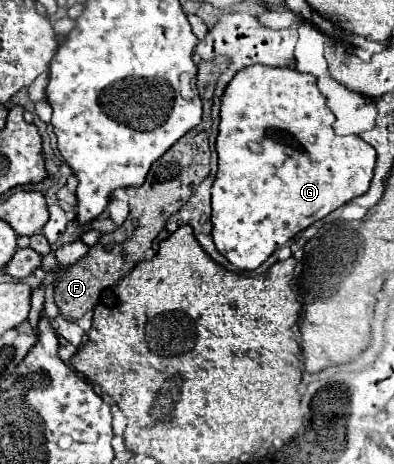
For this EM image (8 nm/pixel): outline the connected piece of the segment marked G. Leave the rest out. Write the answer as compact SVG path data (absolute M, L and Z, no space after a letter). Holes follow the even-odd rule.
M254 65L254 67L246 67L242 71L238 71L234 75L234 79L228 83L224 97L222 97L222 109L220 109L220 133L216 139L216 151L218 151L218 175L212 187L212 239L216 249L240 271L250 271L256 269L258 265L262 265L278 247L282 247L288 239L292 239L296 233L304 231L306 227L310 227L314 221L326 217L328 213L332 213L334 209L342 207L344 203L348 203L354 197L360 197L362 193L368 191L370 179L372 179L372 171L374 171L374 163L376 163L376 151L374 147L370 147L368 143L364 143L358 135L336 135L332 129L334 123L334 113L326 107L324 103L324 95L318 91L316 85L316 77L308 75L308 73L300 73L296 69L276 69L276 67L262 67L262 65ZM250 141L258 141L264 145L264 151L260 155L250 153L248 143Z

